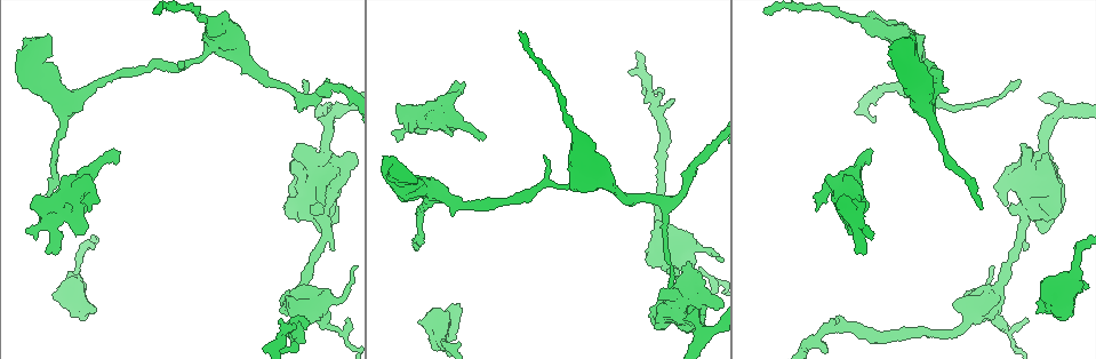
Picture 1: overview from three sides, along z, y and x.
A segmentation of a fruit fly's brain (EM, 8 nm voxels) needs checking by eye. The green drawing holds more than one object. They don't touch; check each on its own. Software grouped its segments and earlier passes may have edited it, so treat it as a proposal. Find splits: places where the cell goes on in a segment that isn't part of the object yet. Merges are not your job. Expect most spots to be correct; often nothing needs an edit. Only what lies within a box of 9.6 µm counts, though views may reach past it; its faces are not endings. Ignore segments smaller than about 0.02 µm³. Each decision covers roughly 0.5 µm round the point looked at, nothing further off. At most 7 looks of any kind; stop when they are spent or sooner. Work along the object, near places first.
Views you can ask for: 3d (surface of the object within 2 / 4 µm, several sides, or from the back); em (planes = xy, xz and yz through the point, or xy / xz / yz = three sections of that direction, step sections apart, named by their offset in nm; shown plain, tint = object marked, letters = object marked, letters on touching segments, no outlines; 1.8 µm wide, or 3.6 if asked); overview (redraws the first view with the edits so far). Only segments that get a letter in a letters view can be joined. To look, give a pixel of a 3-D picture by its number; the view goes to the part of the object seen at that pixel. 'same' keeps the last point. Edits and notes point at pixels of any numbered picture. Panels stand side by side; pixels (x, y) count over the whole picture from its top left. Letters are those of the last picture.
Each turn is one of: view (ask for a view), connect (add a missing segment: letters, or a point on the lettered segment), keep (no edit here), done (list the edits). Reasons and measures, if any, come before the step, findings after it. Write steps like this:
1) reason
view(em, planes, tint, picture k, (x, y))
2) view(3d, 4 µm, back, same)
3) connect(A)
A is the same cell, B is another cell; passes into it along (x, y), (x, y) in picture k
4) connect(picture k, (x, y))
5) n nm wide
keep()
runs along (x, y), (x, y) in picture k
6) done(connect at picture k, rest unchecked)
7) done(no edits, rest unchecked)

an open end
view(em, xz, step 4, letters, picture 1, (90, 209))

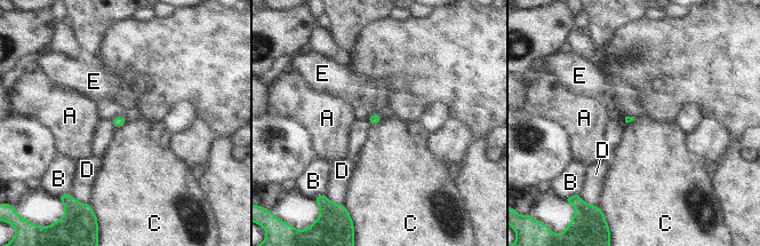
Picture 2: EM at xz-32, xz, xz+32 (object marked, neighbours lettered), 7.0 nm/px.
keep()
A, B, C, D and E are other cells; border along (383, 118), (370, 127) in picture 2; no lettered segment goes on from it

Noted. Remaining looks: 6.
branch stops here
view(em, planes, letters, picture 1, (37, 238))

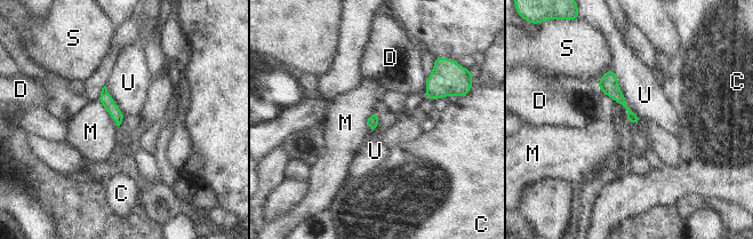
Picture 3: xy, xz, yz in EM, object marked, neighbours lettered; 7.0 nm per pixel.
U touches over 420 nm
keep()
C, D, M, S and U are other cells; border along (611, 66), (627, 105), (639, 118) in picture 3; none of them fits

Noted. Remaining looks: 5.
free end
view(em, yz, step 16, letters, picture 1, (871, 153))

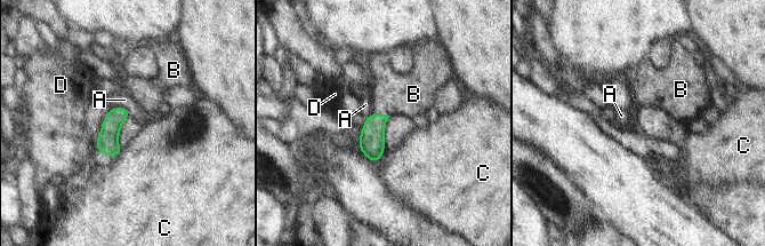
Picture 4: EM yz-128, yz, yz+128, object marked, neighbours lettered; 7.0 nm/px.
cut it another way
view(em, planes, letters, same)

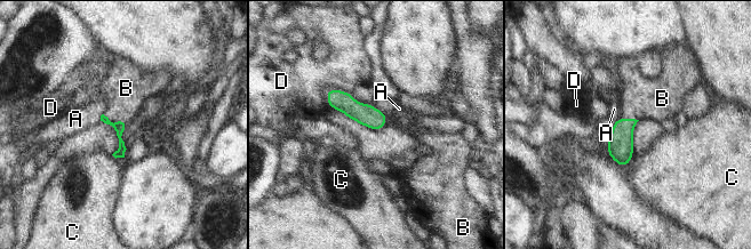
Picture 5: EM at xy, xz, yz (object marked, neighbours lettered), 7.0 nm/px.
connect(B)
B is the same cell, A, C and D are other cells; passes into it along (119, 127), (116, 122), (126, 89) in picture 5; the cell continues

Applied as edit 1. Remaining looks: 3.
done(connect at picture 5, rest unchecked)

